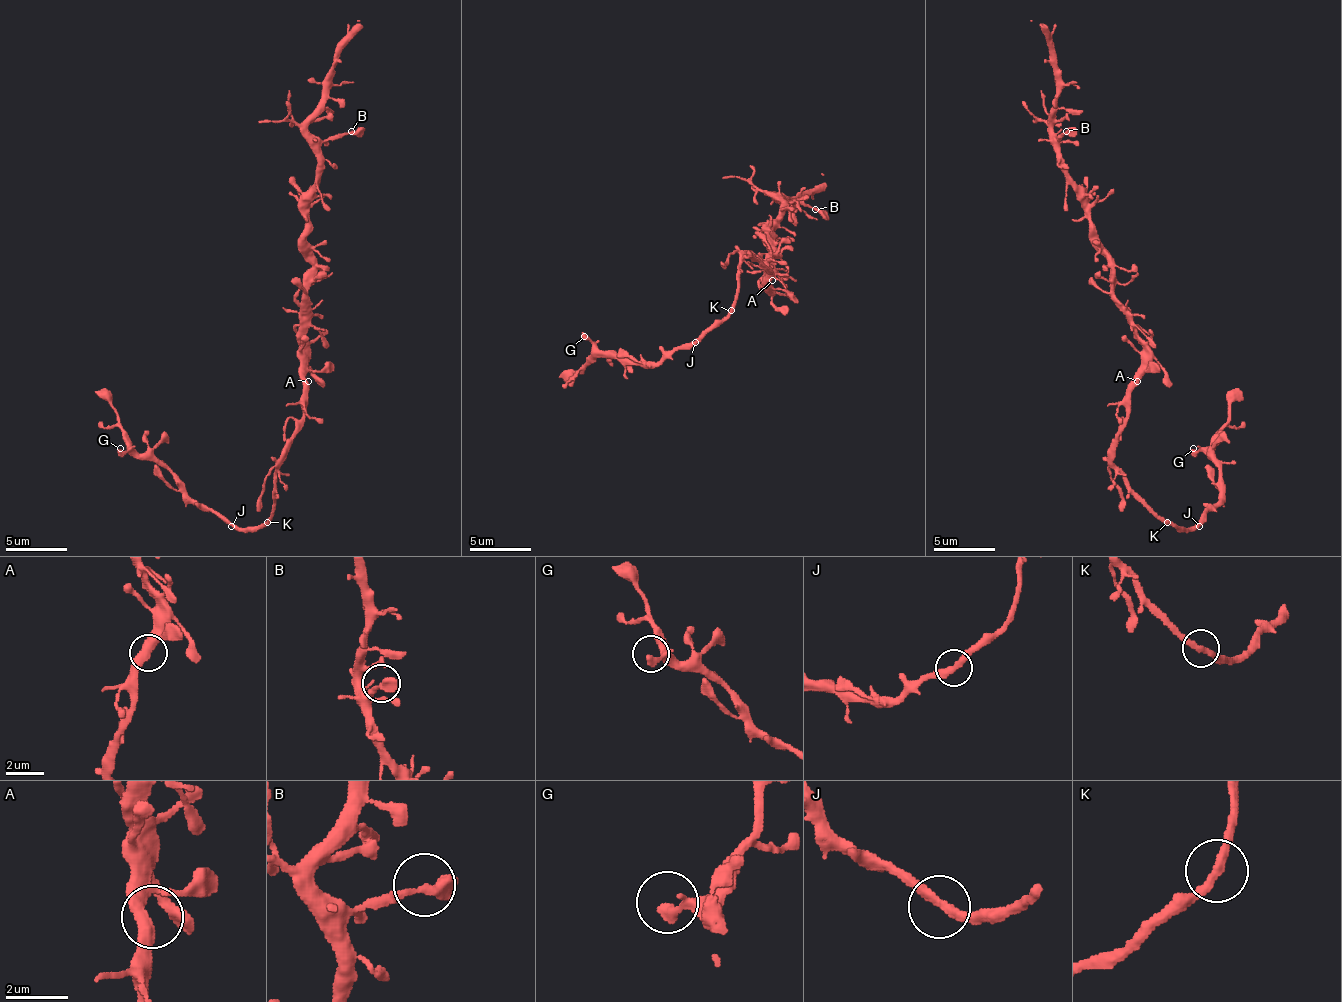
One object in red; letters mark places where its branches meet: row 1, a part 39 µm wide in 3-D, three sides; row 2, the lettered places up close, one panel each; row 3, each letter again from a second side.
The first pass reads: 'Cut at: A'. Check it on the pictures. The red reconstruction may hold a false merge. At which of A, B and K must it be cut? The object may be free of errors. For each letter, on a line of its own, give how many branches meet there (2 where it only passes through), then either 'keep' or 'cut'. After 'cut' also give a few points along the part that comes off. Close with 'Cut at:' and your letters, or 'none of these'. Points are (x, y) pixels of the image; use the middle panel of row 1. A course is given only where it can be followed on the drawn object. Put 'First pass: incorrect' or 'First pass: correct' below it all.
A: 2 branches meet; keep
B: 2 branches meet; keep
K: 2 branches meet; keep
Cut at: none of these
First pass: incorrect

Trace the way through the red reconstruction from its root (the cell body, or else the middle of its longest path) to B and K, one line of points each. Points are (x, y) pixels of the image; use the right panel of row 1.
B: (1131, 381), (1144, 341), (1113, 291), (1110, 254), (1091, 223), (1088, 192), (1060, 155), (1066, 131)
K: (1131, 381), (1128, 421), (1119, 436), (1113, 464), (1122, 479), (1168, 522)

